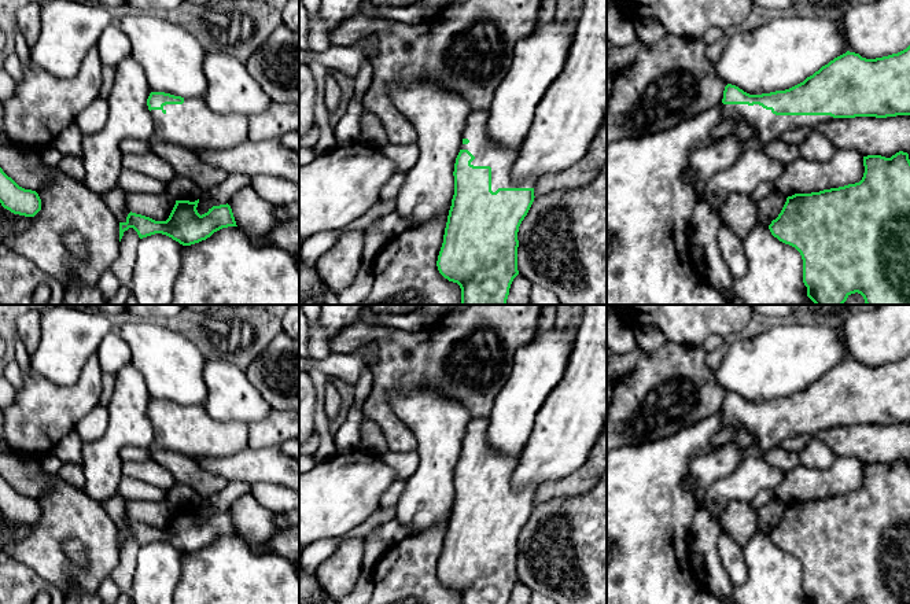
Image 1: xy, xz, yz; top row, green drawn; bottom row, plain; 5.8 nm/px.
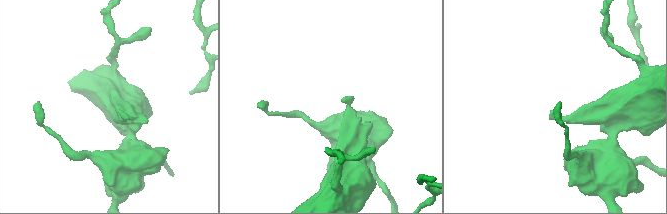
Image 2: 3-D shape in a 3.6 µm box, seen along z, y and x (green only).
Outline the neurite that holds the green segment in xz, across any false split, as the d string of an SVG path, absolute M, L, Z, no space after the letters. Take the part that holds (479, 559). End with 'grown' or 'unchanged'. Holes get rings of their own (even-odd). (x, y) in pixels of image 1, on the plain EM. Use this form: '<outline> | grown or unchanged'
M472 419L465 430L461 457L454 471L454 502L447 523L443 550L438 563L439 581L449 589L457 590L461 604L508 604L517 578L517 539L534 509L534 487L515 490L512 476L519 456L505 456L495 452L487 439L487 419Z | grown

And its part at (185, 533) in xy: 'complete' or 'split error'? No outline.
complete

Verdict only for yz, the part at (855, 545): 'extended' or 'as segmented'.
as segmented

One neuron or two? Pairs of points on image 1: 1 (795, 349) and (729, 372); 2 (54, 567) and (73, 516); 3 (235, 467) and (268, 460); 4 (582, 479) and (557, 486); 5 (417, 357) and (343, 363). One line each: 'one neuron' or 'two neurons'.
1: one neuron
2: one neuron
3: one neuron
4: one neuron
5: two neurons

